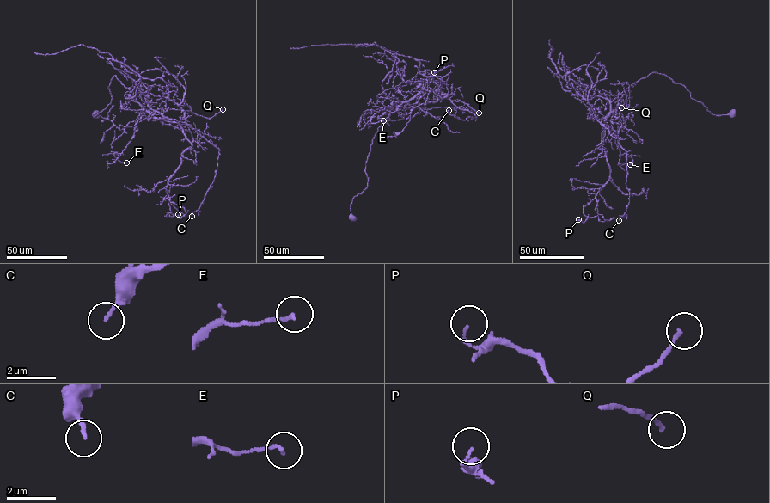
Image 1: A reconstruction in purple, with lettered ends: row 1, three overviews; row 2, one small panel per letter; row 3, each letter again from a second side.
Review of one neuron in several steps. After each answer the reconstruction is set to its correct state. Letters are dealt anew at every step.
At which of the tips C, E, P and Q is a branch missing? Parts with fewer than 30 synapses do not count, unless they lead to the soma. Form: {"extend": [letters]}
{"extend": []}

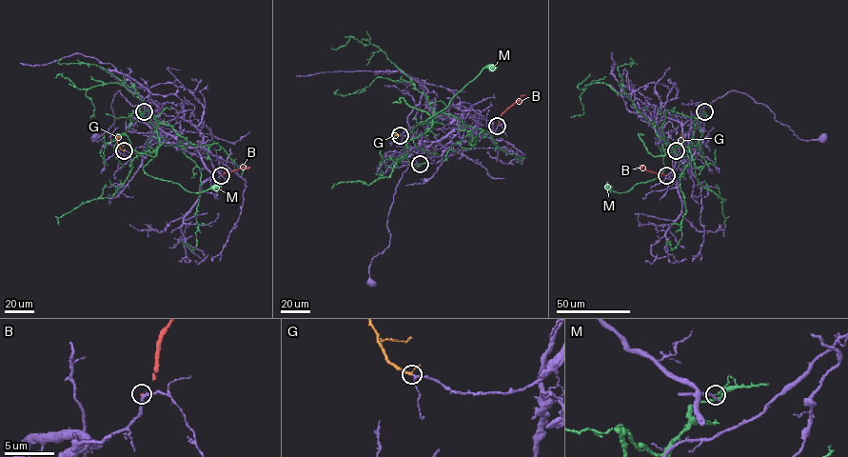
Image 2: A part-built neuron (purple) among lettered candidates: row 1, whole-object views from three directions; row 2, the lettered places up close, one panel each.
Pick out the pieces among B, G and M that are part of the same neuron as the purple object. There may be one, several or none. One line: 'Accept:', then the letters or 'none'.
Accept: G

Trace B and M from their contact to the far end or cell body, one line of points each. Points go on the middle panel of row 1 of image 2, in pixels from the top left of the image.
B: (497, 126), (500, 116), (520, 102), (521, 96), (525, 95)
M: (420, 164), (405, 156), (415, 127), (452, 114), (470, 149), (477, 140), (460, 125)

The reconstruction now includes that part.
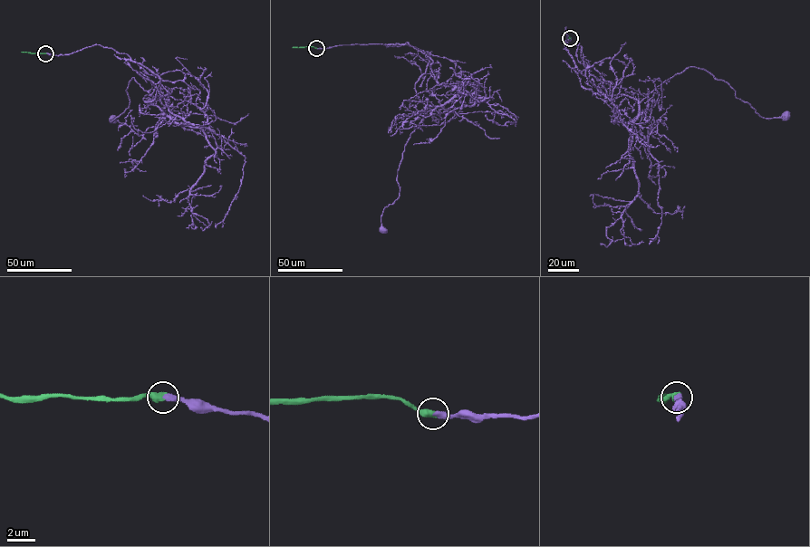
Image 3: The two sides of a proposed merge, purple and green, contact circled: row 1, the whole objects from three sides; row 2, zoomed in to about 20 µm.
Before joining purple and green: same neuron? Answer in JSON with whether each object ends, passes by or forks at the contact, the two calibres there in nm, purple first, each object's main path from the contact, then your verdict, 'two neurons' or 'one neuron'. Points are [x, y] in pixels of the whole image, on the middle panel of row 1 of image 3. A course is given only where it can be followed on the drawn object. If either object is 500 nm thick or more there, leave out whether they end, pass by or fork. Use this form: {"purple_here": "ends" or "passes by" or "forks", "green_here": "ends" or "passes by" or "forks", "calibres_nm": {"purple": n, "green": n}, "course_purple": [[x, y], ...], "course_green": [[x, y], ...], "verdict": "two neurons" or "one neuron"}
{"purple_here": "ends", "green_here": "ends", "calibres_nm": {"purple": 400, "green": 480}, "course_purple": [[316, 48], [407, 44], [430, 53], [415, 85], [429, 107], [405, 146], [399, 196], [383, 209], [382, 229]], "course_green": [[316, 48], [292, 48]], "verdict": "one neuron"}

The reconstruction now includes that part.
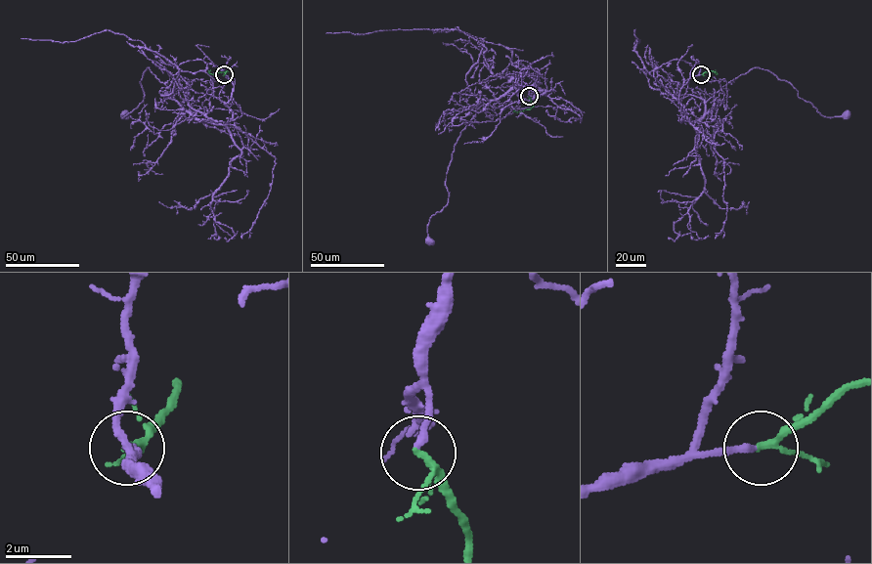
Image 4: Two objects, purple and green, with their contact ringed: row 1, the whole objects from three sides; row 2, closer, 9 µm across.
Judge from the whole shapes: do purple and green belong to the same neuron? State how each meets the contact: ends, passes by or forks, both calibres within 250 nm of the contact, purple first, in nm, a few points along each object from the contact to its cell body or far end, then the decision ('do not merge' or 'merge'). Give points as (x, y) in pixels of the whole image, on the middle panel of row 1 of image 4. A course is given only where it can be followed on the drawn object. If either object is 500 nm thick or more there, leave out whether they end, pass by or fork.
purple ends there; green passes by; 220 nm thick on the purple side, 160 nm on the other; purple runs (529, 96), (536, 73), (532, 85), (480, 105), (455, 146), (448, 203), (430, 218), (428, 240); green runs (529, 96), (531, 108), (515, 110); merge

